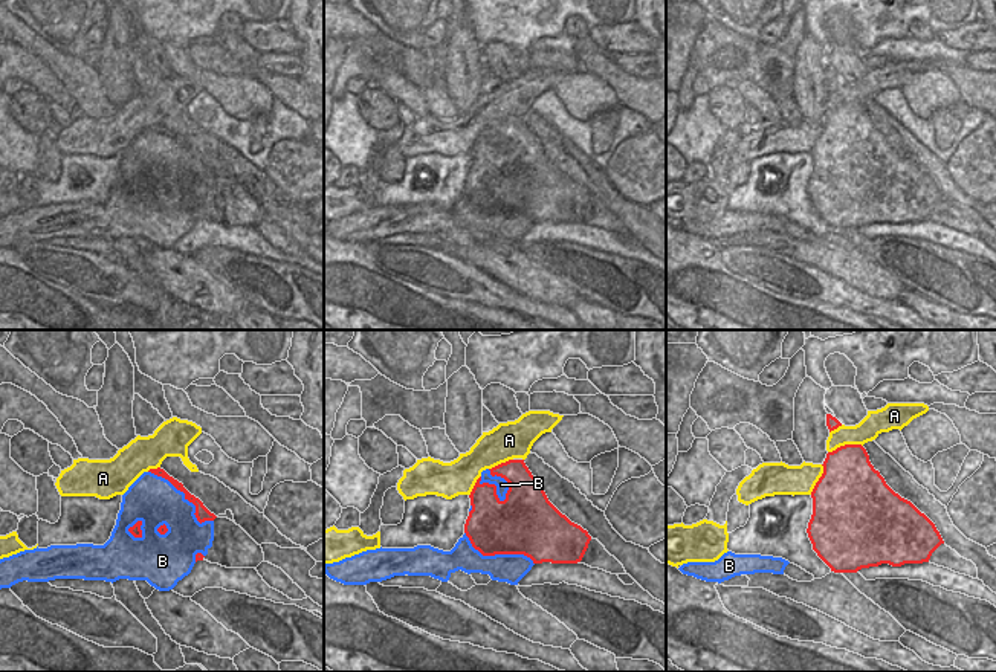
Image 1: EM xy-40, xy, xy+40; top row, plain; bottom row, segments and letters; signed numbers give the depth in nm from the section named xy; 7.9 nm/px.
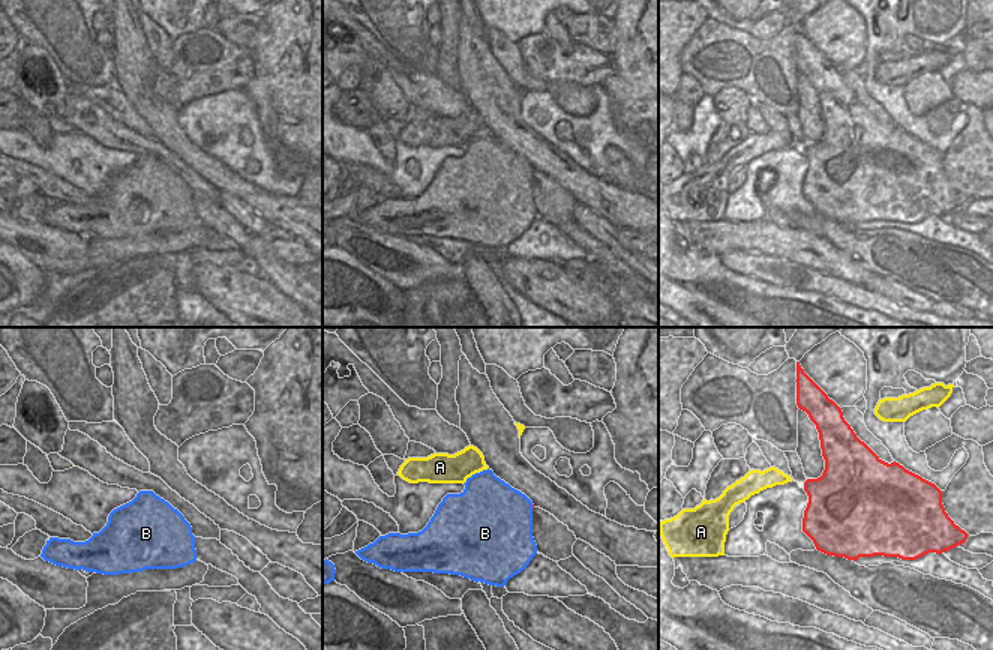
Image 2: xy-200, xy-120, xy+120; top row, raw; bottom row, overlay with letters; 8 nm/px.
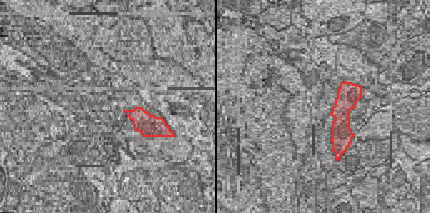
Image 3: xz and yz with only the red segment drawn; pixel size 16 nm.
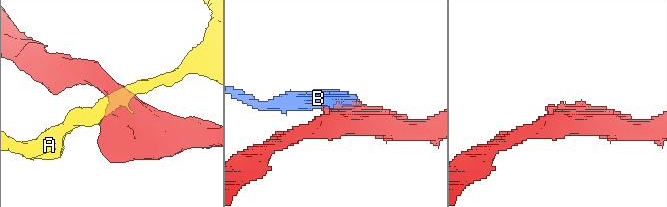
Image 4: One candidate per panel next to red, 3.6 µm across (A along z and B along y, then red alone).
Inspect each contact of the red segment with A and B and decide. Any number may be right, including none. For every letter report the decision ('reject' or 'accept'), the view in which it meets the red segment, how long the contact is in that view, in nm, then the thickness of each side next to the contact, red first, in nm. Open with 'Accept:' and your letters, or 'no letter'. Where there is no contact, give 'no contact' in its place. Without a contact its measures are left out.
Accept: no letter
A: reject; contact in xy+40; length 280 nm; calibres 400 and 180 nm
B: reject; contact in xy-40; length 650 nm; calibres 120 and 380 nm

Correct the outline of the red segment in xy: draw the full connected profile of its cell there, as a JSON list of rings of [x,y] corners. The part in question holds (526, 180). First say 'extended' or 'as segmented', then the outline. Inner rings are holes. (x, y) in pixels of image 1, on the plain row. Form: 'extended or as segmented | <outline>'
as segmented | [[[509,118],[489,128],[504,136],[509,148],[501,159],[495,142],[477,137],[464,182],[475,208],[483,214],[524,212],[533,221],[582,218],[591,194],[548,159],[524,118]]]

